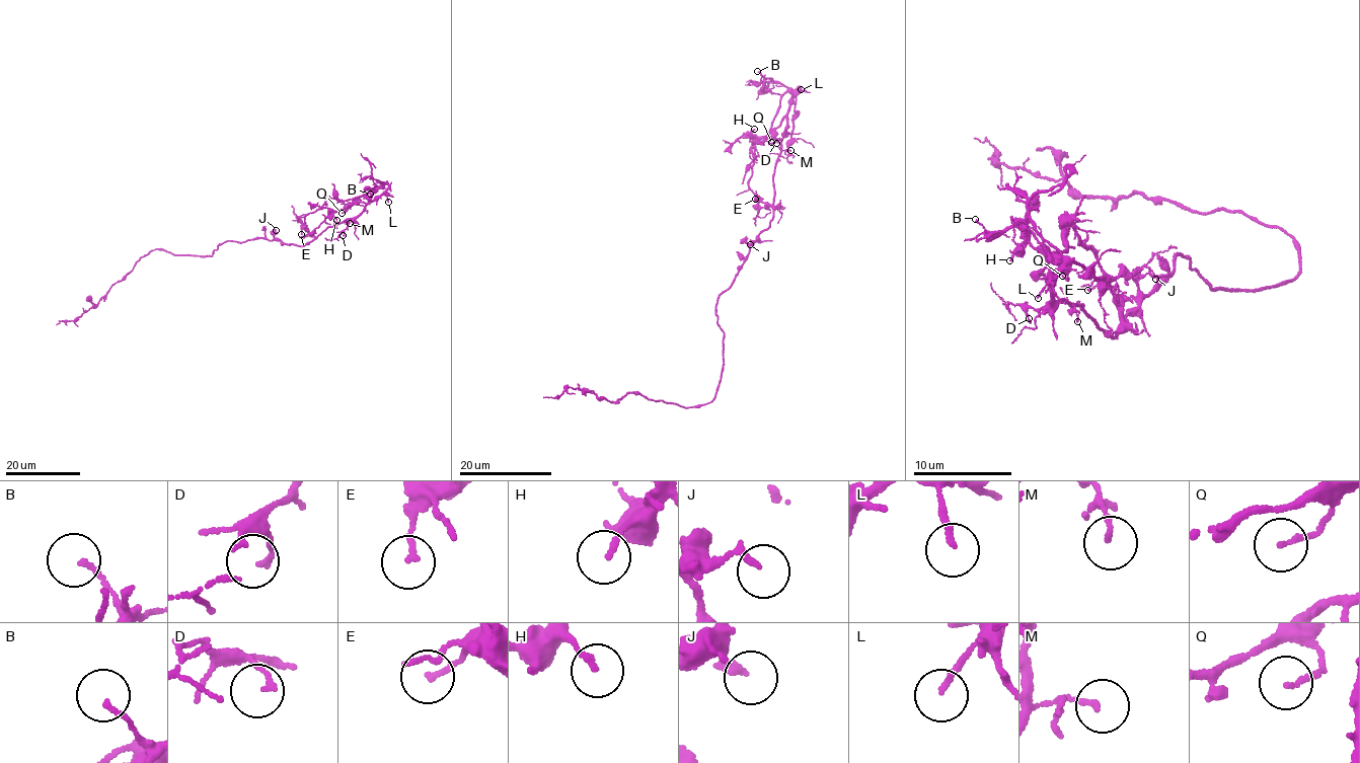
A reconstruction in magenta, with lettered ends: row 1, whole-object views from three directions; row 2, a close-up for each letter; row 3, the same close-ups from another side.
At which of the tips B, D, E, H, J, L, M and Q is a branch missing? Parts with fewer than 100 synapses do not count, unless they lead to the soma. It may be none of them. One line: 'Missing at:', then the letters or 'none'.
Missing at: none

